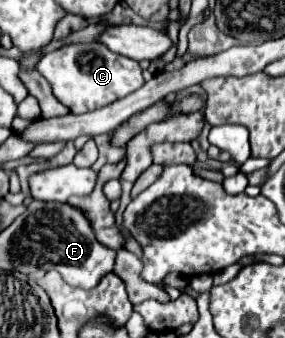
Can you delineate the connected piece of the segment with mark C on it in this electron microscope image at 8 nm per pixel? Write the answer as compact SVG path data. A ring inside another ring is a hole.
M99 41L71 43L71 45L63 45L57 51L45 53L37 63L37 71L49 81L53 95L69 109L69 113L75 115L111 105L113 101L123 99L129 93L137 91L145 83L137 61L109 51Z

